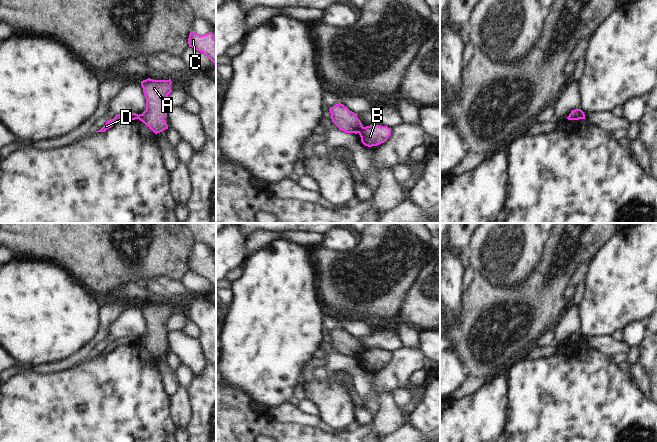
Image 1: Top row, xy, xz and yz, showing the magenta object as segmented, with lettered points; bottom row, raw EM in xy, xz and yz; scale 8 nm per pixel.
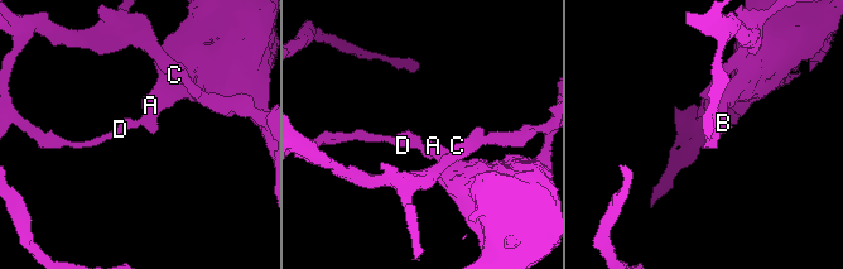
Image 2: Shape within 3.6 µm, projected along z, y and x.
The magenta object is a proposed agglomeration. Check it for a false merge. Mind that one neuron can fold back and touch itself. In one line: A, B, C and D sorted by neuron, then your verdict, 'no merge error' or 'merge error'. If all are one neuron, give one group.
A B / C D | merge error

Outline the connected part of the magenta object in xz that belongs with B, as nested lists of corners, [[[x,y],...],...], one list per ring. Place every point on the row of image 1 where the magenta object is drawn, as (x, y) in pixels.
[[[374,124],[363,127],[359,135],[361,137],[361,142],[365,146],[372,147],[384,143],[391,135],[391,129],[387,126]]]

